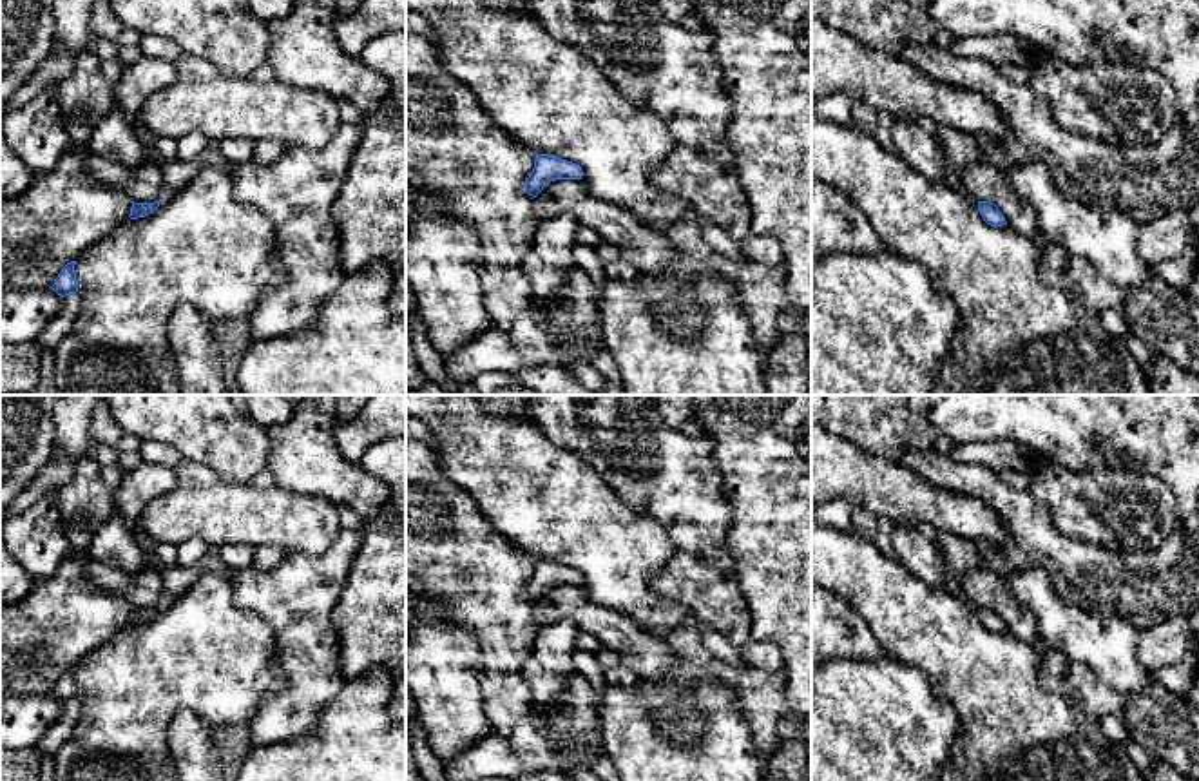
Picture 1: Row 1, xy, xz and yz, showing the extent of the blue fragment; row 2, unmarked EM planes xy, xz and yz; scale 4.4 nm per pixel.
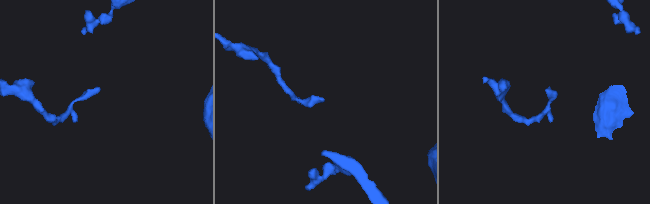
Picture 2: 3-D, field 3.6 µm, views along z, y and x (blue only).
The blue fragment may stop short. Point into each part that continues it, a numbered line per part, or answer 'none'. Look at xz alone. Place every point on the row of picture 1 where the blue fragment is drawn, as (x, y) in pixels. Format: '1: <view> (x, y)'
none

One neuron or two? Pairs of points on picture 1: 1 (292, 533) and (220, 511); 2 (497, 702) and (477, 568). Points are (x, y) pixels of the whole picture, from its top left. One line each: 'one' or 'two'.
1: one
2: one

